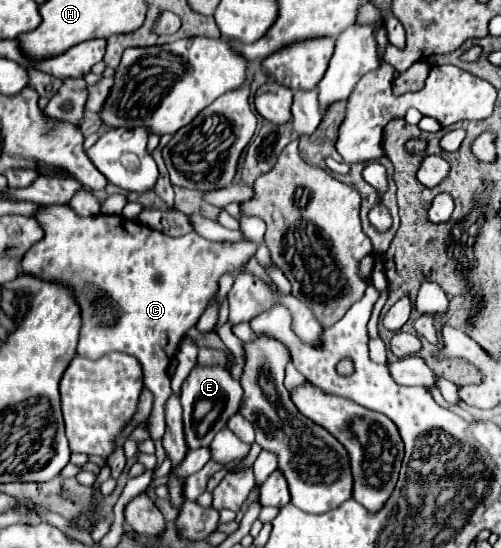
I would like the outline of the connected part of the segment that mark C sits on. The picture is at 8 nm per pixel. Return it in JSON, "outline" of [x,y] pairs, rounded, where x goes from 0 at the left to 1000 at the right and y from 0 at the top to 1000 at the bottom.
{"outline":[[[82,374],[70,400],[86,411],[90,432],[70,443],[54,465],[42,473],[42,491],[50,498],[70,498],[90,513],[118,513],[138,520],[166,568],[166,597],[154,630],[154,644],[166,651],[206,651],[218,641],[246,641],[277,655],[285,666],[285,699],[305,717],[305,754],[297,761],[297,786],[305,801],[321,801],[329,790],[329,735],[341,724],[341,703],[333,688],[333,670],[349,651],[361,619],[377,597],[385,597],[401,571],[409,568],[417,546],[437,527],[437,505],[457,495],[477,498],[485,476],[509,465],[513,447],[525,440],[529,403],[517,396],[481,392],[481,422],[493,432],[485,443],[425,443],[393,425],[369,432],[333,432],[305,422],[277,403],[257,403],[238,392],[190,392],[190,396],[150,396],[134,374]]]}

